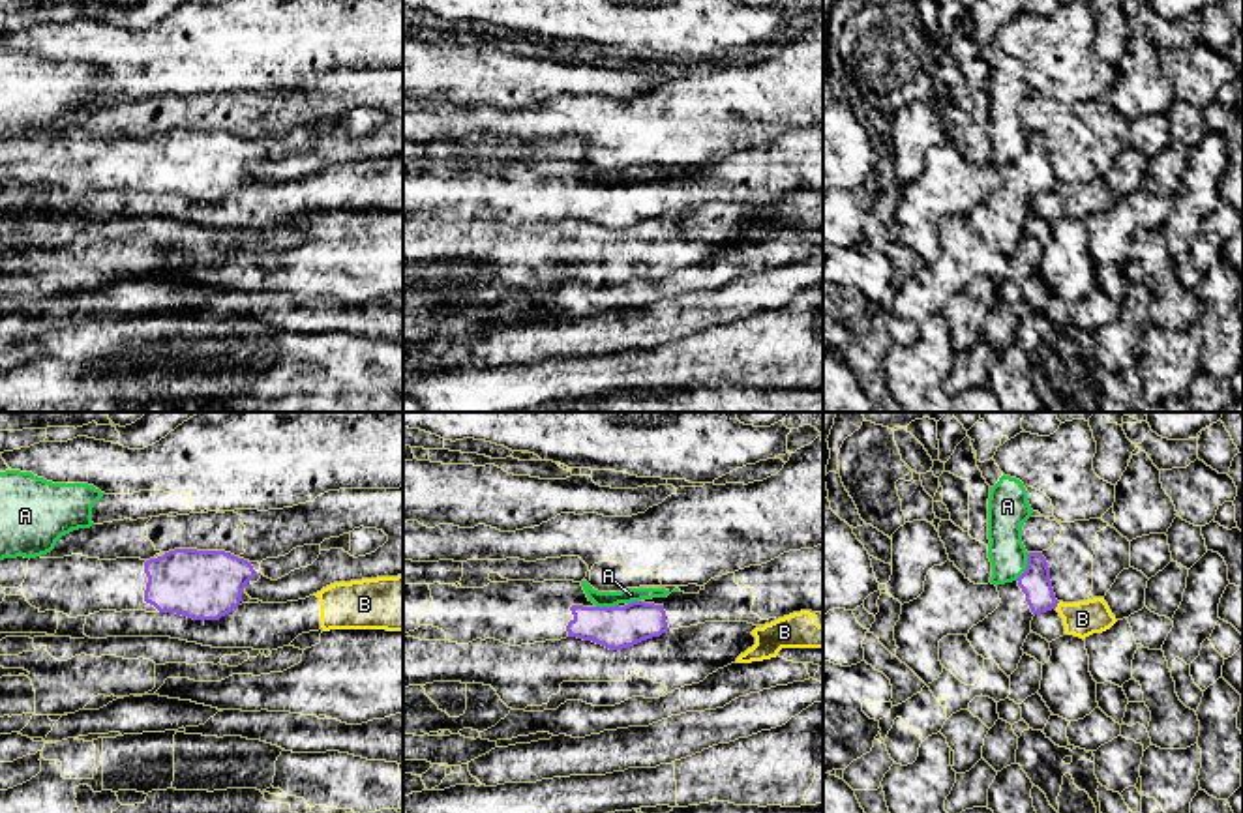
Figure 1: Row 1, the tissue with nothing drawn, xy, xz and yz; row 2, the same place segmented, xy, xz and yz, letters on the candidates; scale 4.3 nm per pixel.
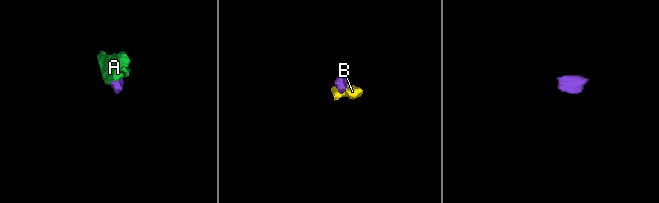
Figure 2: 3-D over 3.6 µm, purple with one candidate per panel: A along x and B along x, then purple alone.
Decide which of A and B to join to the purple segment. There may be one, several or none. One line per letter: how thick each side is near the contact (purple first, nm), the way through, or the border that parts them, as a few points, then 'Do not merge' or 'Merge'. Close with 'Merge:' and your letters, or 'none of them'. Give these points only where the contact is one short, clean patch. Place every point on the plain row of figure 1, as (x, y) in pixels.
A: Thickness 130 nm (purple) against 170 nm. Boundary: yz (1030, 133), (1028, 147), (1015, 160). Do not merge
B: Thickness 130 nm (purple) against 150 nm. Boundary: yz (1060, 182), (1054, 188). Do not merge
Merge: none of them

